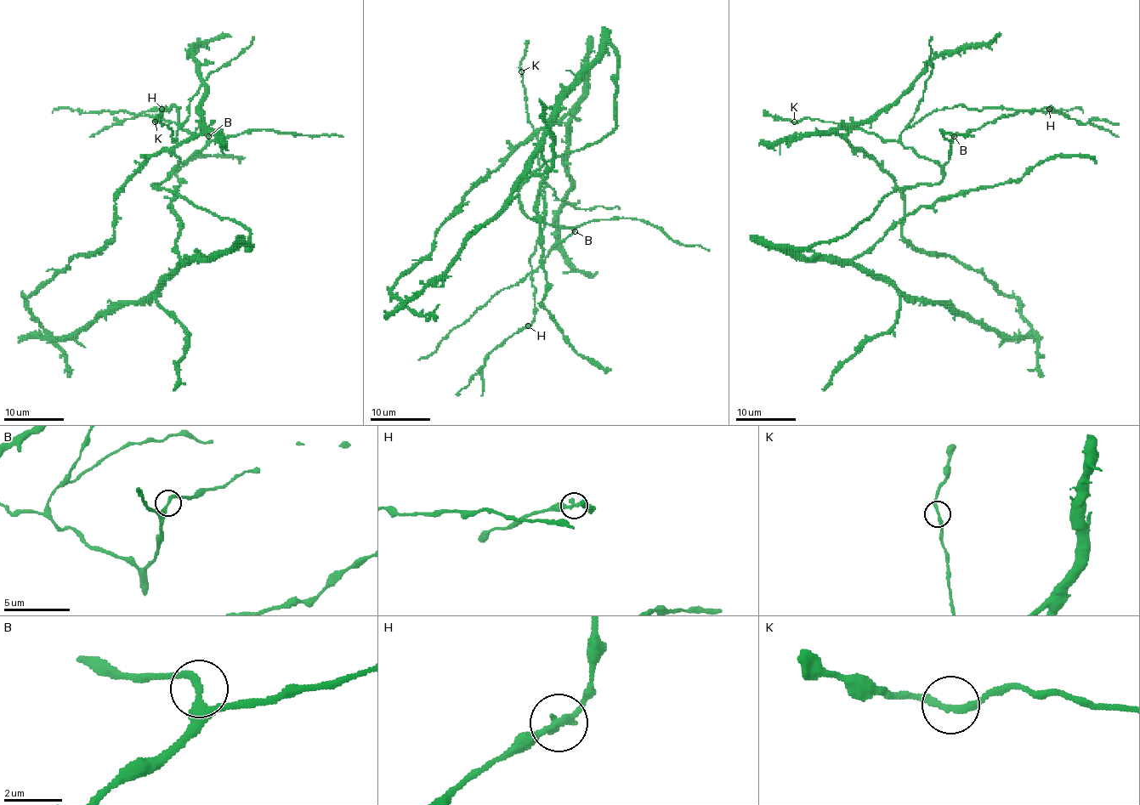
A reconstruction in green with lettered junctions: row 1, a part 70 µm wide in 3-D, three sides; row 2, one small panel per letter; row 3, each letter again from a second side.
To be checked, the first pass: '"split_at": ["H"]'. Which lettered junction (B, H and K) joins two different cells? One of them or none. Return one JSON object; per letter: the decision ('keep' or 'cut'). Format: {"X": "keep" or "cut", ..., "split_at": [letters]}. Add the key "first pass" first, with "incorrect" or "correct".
{"first pass": "incorrect", "B": "keep", "H": "keep", "K": "keep", "split_at": []}

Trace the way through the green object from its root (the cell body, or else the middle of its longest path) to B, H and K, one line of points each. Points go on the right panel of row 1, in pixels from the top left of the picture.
B: (894, 287), (853, 265), (801, 260), (768, 244), (809, 247), (836, 241), (888, 193), (937, 184), (955, 137)
H: (894, 287), (768, 244), (836, 241), (888, 193), (937, 184), (943, 169), (900, 141), (937, 110), (1048, 108)
K: (894, 287), (768, 244), (836, 241), (888, 193), (937, 184), (943, 169), (850, 125), (795, 121)

